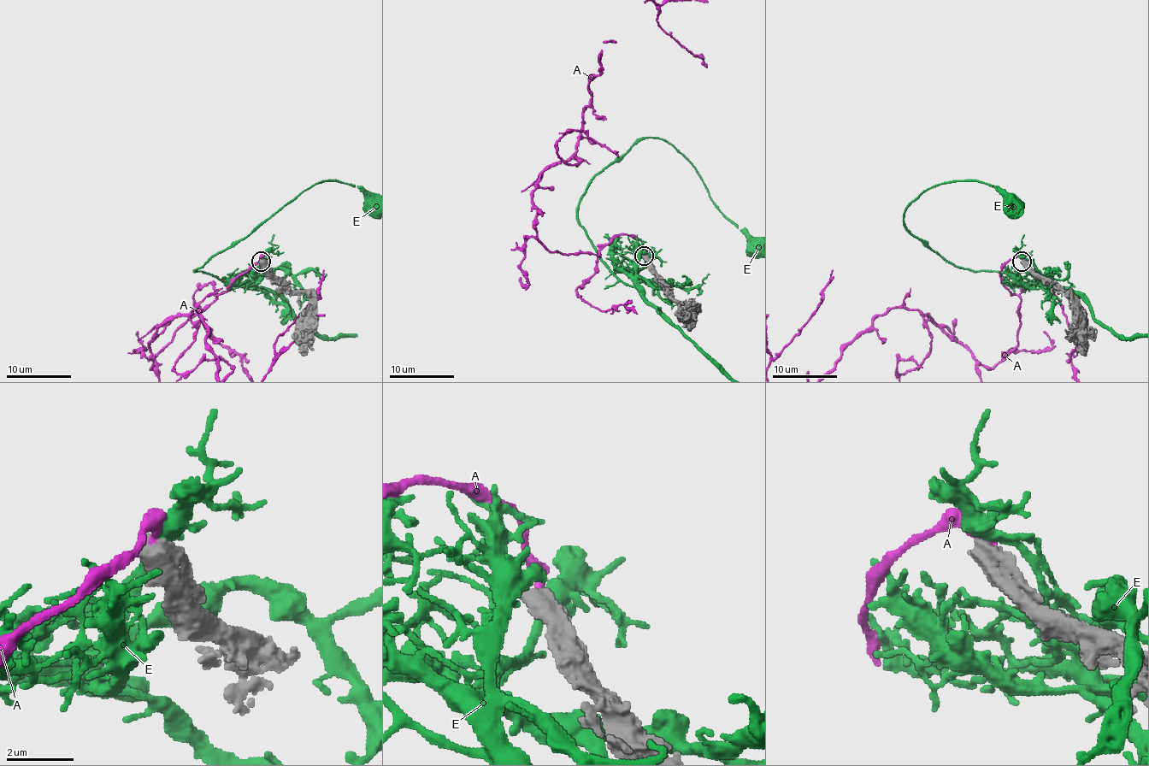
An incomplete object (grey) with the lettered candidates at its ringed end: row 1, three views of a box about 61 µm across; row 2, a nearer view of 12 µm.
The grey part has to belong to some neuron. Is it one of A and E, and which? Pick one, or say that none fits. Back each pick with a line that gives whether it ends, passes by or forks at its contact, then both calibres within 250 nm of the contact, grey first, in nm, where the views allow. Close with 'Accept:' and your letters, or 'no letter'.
Accept: no letter

